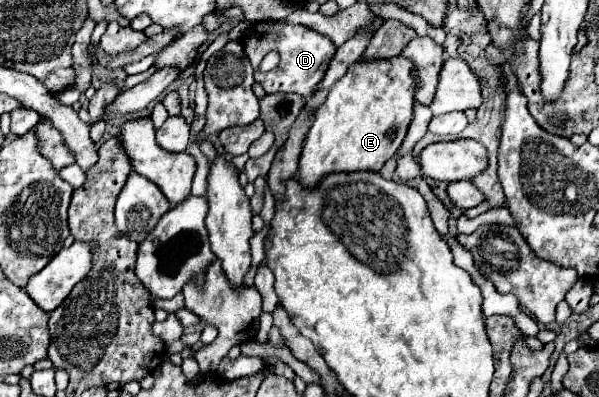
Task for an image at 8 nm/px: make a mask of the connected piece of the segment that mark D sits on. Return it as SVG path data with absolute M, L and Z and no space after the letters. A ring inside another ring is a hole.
M258 22L254 26L250 26L244 32L242 38L244 44L244 52L252 62L254 68L254 78L256 82L262 84L262 88L268 94L274 92L294 92L300 94L304 98L314 96L318 82L322 82L322 74L326 74L326 66L330 66L330 60L334 58L336 46L330 42L330 38L316 34L314 30L308 30L306 26L288 26L288 24L280 24L280 22ZM276 50L280 54L280 64L278 68L266 72L260 72L260 62L266 56L266 52Z

